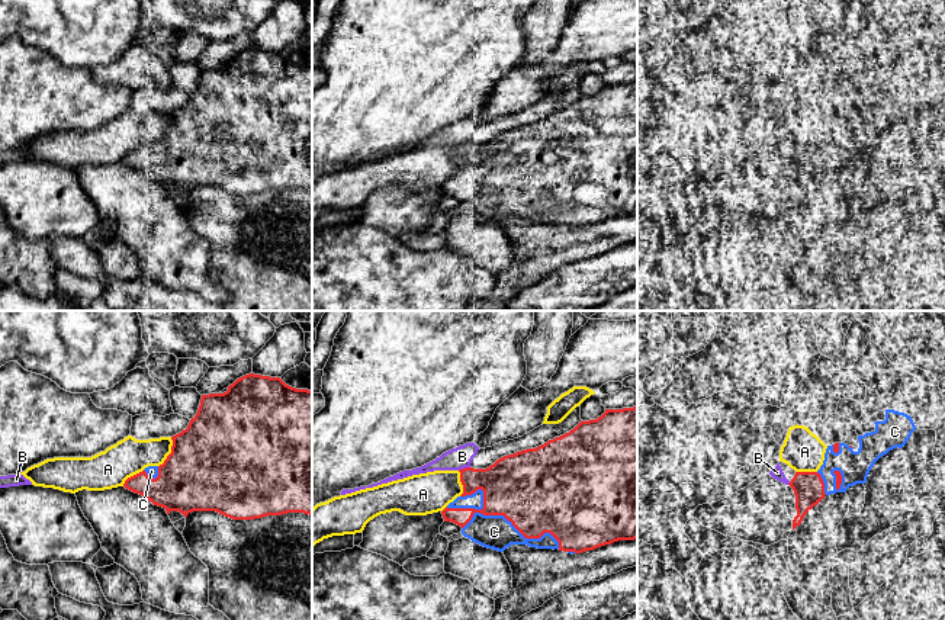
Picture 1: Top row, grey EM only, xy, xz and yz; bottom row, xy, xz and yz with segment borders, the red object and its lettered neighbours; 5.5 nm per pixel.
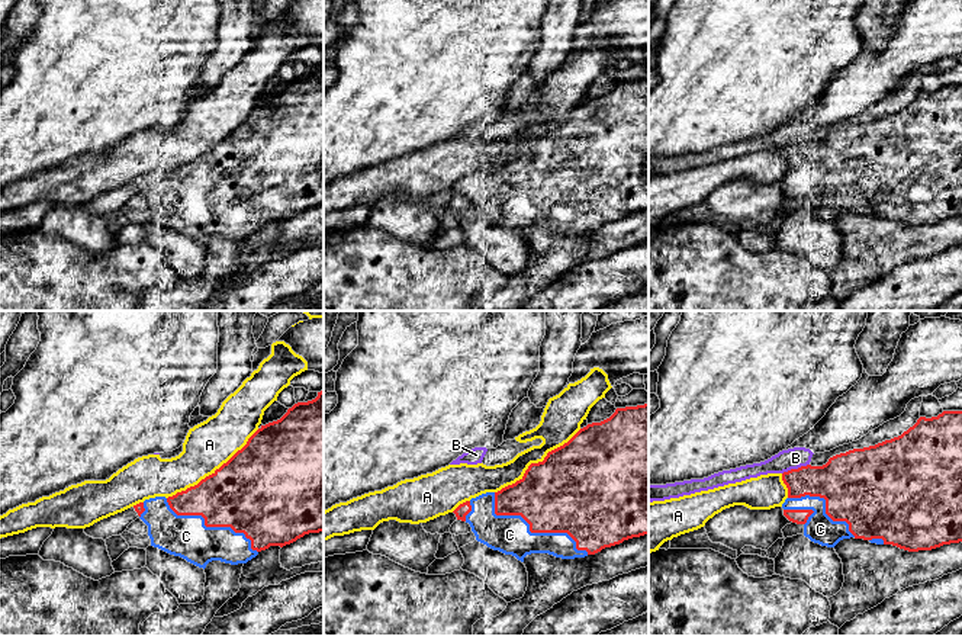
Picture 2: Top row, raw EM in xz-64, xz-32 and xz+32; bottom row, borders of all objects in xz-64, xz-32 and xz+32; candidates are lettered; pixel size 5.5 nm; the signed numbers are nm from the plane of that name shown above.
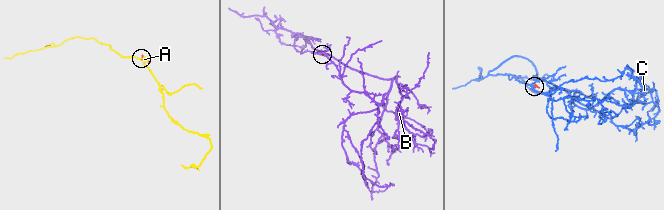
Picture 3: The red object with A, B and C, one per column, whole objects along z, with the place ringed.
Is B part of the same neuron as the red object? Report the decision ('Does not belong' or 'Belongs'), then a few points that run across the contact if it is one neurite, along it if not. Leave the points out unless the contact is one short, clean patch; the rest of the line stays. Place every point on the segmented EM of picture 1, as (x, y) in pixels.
Does not belong

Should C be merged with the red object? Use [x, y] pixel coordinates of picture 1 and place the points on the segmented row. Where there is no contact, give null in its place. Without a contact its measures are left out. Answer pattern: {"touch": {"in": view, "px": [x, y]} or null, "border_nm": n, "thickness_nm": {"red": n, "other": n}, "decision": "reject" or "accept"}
{"touch": {"in": "xz", "px": [505, 517]}, "border_nm": 650, "thickness_nm": {"red": 460, "other": 190}, "decision": "accept"}

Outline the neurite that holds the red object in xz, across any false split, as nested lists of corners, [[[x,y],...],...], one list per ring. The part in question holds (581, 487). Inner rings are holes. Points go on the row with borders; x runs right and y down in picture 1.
[[[637,407],[623,409],[605,409],[597,420],[581,421],[569,433],[549,440],[547,443],[536,447],[517,452],[514,454],[498,459],[486,469],[465,468],[460,469],[460,482],[463,494],[450,502],[443,511],[444,521],[451,521],[462,527],[462,534],[472,542],[504,552],[511,544],[527,544],[537,549],[559,549],[568,553],[582,553],[597,547],[611,544],[618,540],[637,539]]]

